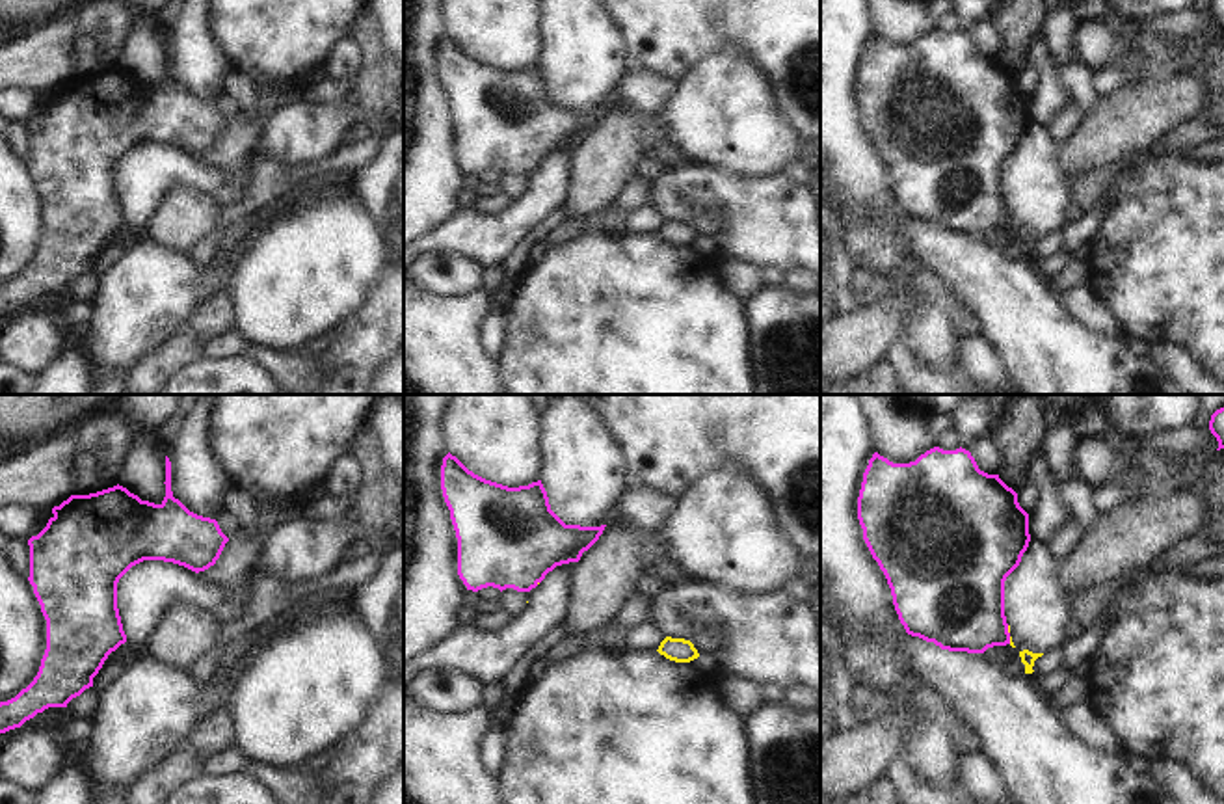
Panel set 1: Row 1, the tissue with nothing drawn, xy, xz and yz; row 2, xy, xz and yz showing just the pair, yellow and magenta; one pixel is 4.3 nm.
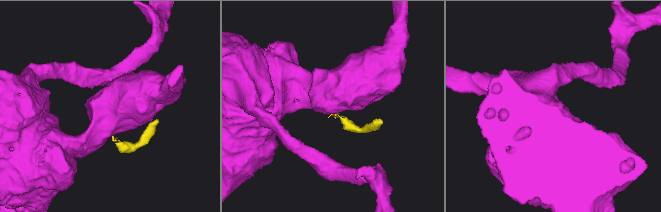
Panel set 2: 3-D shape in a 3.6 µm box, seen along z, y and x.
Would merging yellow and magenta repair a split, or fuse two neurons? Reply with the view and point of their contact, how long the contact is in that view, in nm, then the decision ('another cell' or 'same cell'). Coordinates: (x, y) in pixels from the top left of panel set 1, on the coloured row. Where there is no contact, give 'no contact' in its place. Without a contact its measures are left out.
yz (1009, 629) | 40 nm | another cell

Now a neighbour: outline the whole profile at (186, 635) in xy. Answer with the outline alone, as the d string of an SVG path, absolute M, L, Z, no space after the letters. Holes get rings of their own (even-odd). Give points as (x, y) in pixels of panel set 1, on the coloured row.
M197 607L171 609L147 651L171 666L188 670L210 655L221 640L223 623Z

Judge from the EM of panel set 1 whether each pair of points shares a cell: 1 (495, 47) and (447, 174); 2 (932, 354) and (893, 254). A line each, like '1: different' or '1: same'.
1: different
2: same

